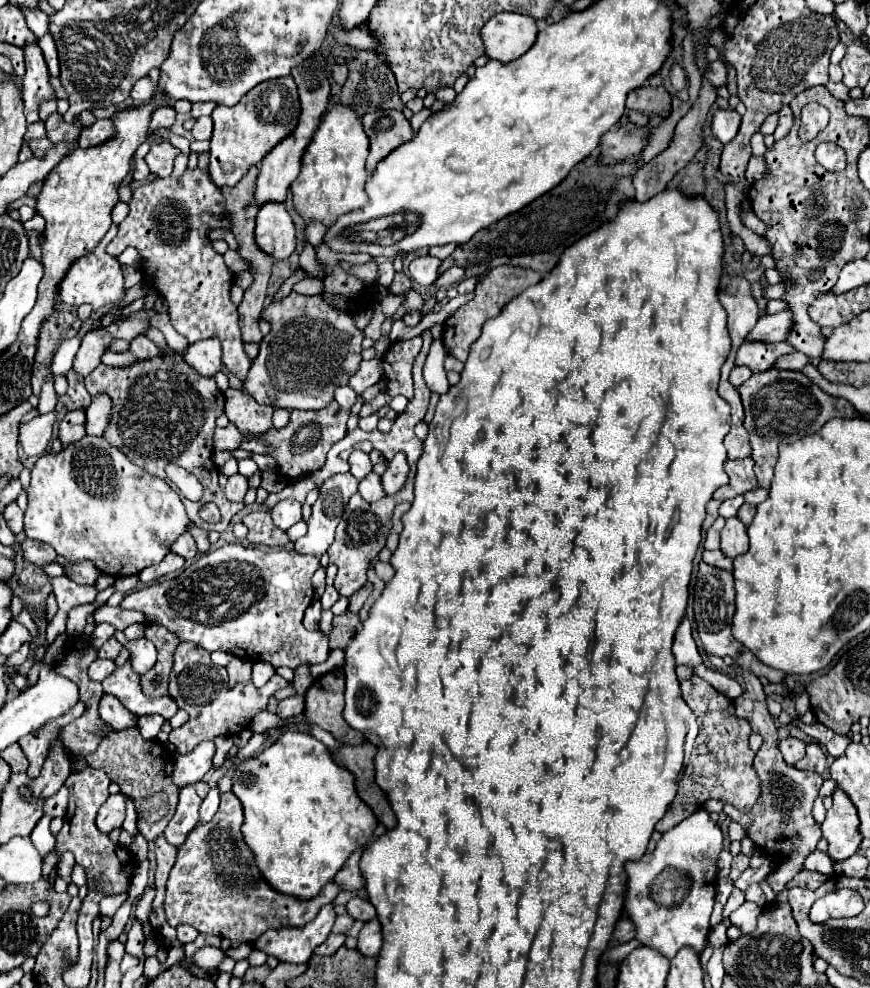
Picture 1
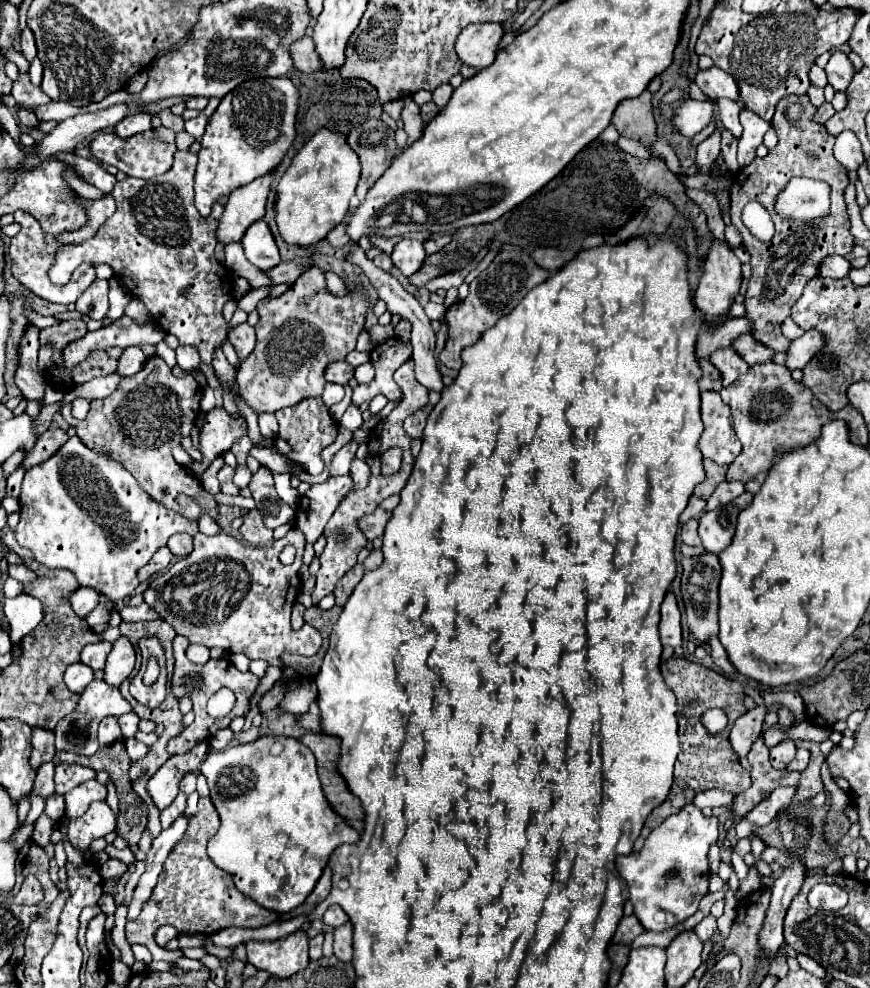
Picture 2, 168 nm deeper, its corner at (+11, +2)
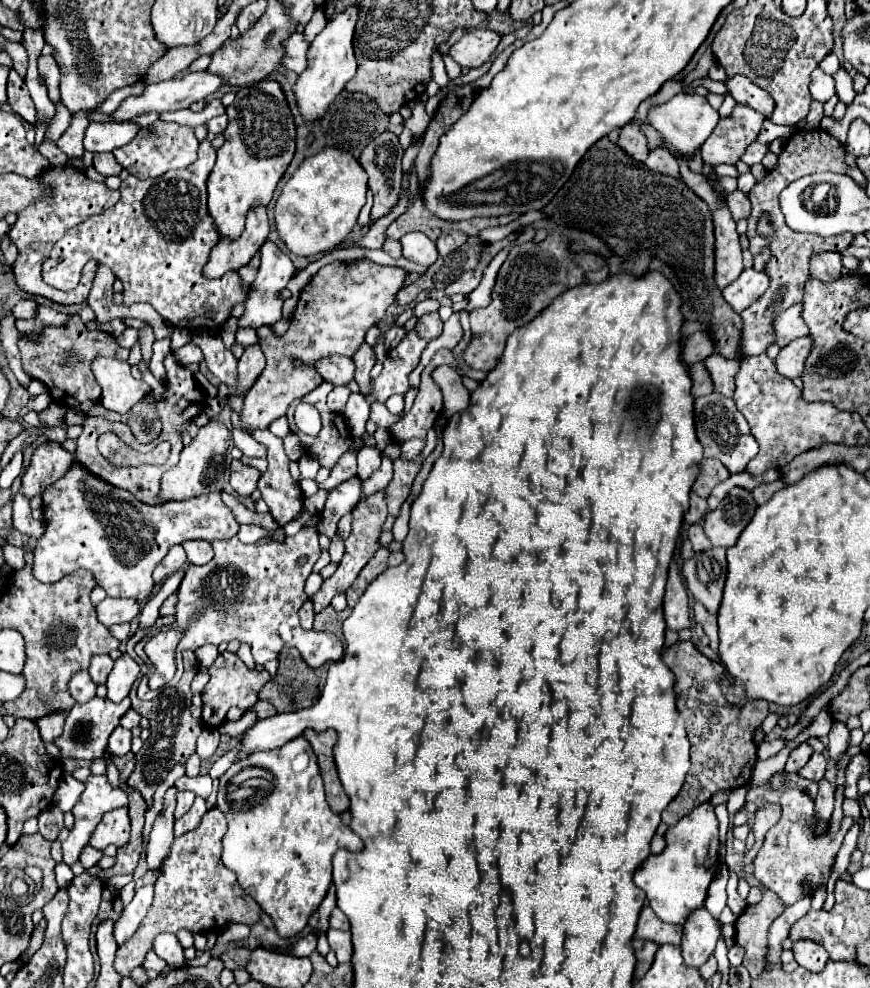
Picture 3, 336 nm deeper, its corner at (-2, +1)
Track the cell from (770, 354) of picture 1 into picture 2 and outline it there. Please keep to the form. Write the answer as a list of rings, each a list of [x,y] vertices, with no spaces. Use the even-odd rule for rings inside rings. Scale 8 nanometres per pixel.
[[[732,348],[716,350],[714,354],[710,354],[710,362],[720,370],[722,386],[728,386],[730,382],[734,382],[740,374],[748,370],[748,364],[738,354],[734,354]]]

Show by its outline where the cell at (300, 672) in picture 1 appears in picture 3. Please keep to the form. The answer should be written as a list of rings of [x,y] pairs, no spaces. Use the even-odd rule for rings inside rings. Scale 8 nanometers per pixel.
[[[259,701],[259,703],[255,705],[255,709],[257,709],[257,717],[259,717],[259,719],[269,719],[269,717],[277,715],[275,705],[269,703],[269,701]]]

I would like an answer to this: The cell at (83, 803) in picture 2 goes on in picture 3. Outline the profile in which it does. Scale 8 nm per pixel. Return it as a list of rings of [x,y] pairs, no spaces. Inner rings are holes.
[[[91,775],[89,781],[85,783],[85,791],[81,793],[77,805],[73,807],[75,827],[63,841],[63,861],[67,865],[77,863],[79,853],[89,843],[89,835],[93,833],[93,827],[97,827],[97,823],[101,821],[101,815],[117,807],[127,807],[125,791],[113,789],[105,775],[103,777]]]

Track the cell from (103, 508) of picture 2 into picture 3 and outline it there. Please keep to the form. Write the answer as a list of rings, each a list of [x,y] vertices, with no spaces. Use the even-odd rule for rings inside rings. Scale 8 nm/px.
[[[73,463],[69,471],[55,481],[49,489],[43,491],[43,523],[45,533],[41,539],[37,539],[37,545],[33,549],[35,561],[33,561],[33,575],[43,583],[55,583],[61,577],[77,571],[87,569],[93,573],[99,587],[107,591],[109,597],[133,597],[137,601],[143,601],[153,591],[153,569],[161,563],[161,559],[167,555],[171,545],[183,543],[187,539],[231,539],[239,523],[235,521],[231,509],[223,503],[221,491],[215,491],[211,495],[199,495],[187,501],[171,501],[165,505],[145,505],[139,499],[133,497],[127,489],[115,487],[101,477],[93,475],[89,469],[81,467],[81,463]]]

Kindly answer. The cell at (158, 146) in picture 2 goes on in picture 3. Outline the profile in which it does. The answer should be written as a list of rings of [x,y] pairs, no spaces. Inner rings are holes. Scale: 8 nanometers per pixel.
[[[155,121],[151,127],[141,129],[131,143],[113,149],[113,155],[123,165],[123,169],[127,169],[131,175],[139,179],[149,179],[149,177],[159,177],[167,171],[183,169],[191,165],[197,159],[197,147],[199,147],[199,141],[191,127]]]

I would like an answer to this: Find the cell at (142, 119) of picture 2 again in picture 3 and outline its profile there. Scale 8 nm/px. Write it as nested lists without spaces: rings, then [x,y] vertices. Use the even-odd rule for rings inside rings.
[[[133,121],[91,122],[85,131],[84,149],[90,152],[112,152],[115,147],[121,147],[135,139],[139,129],[141,127]]]

